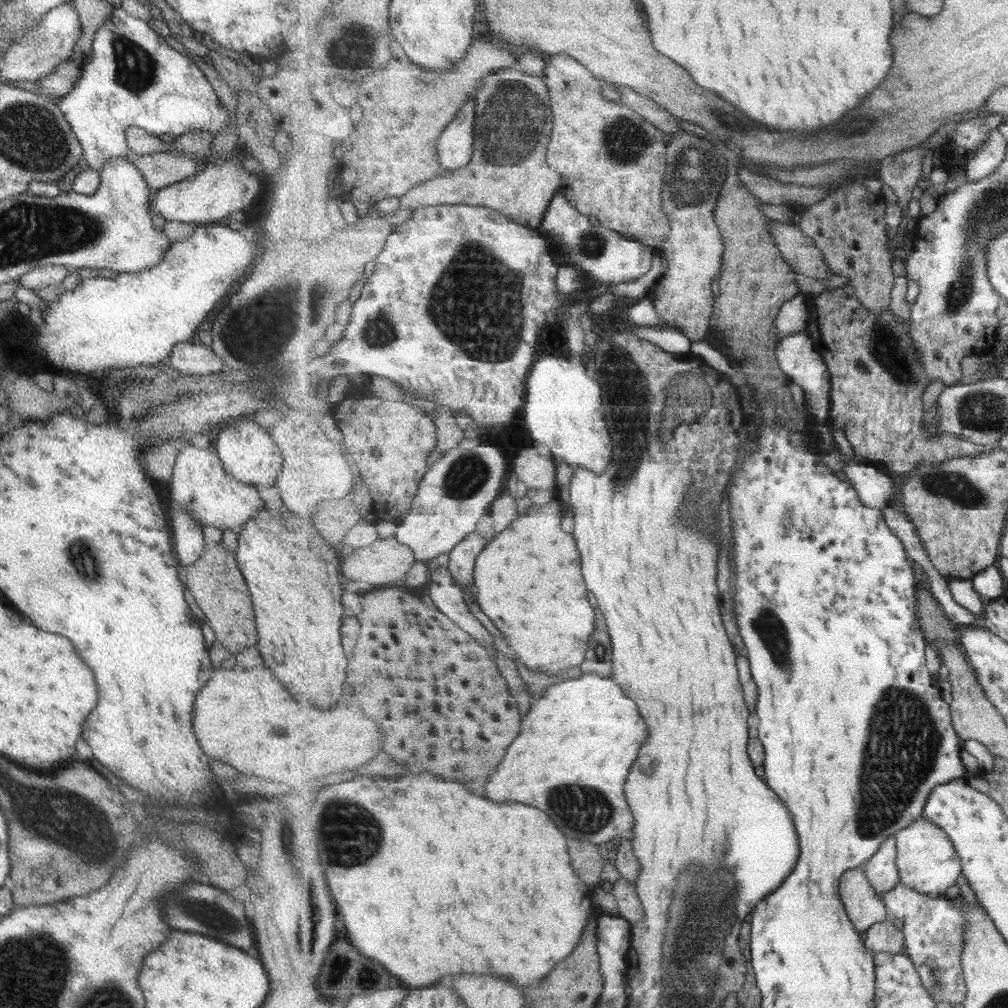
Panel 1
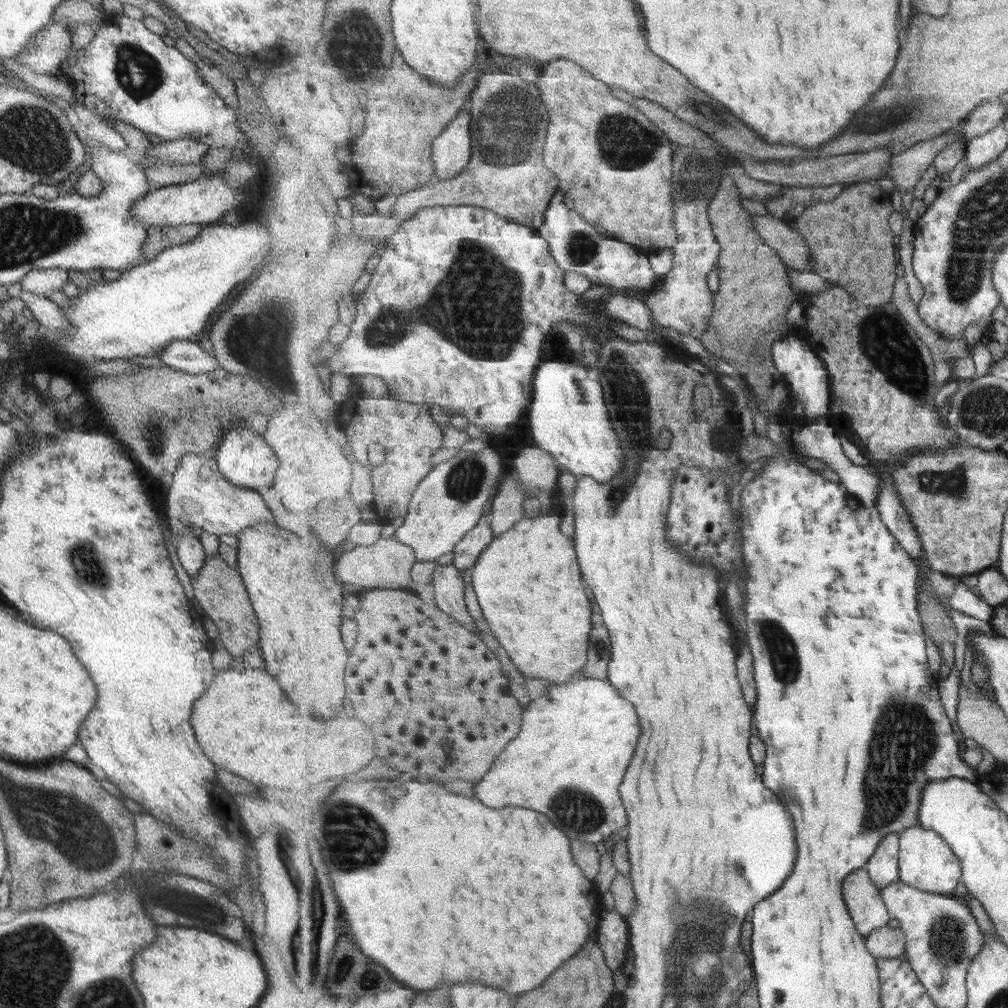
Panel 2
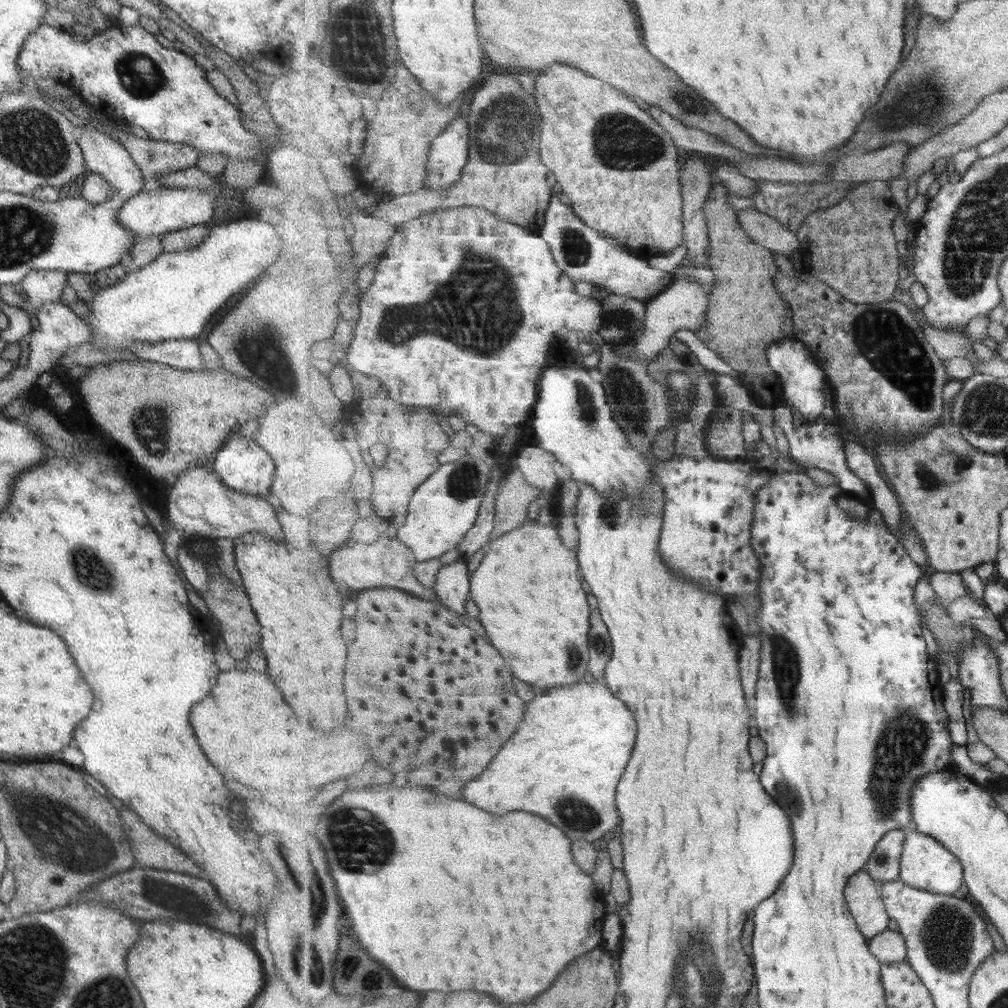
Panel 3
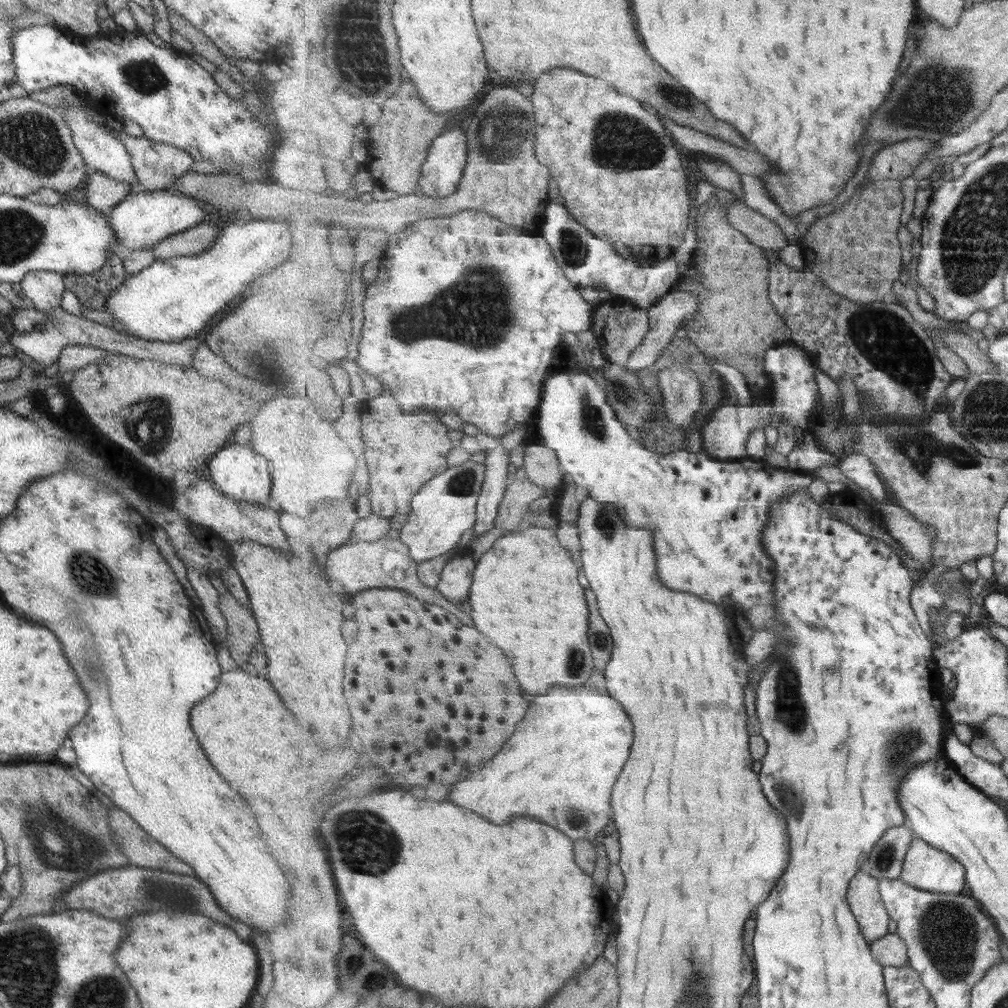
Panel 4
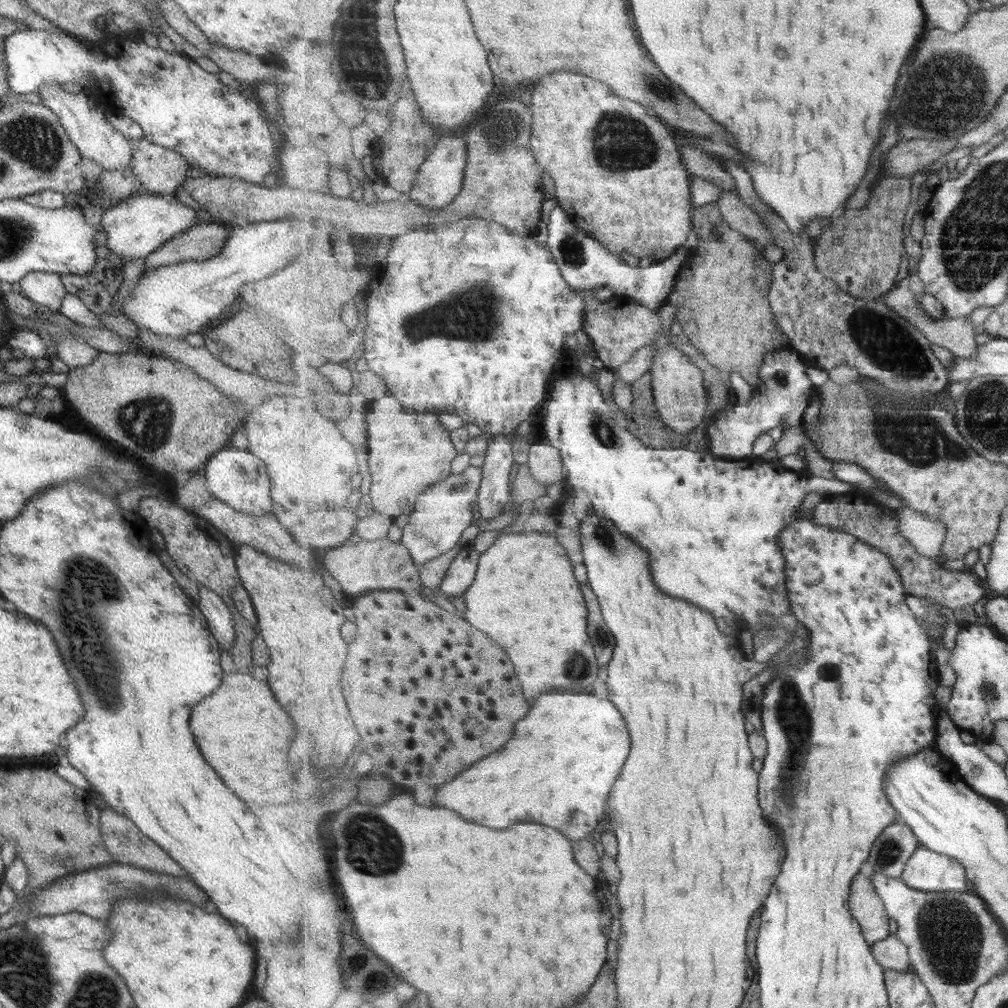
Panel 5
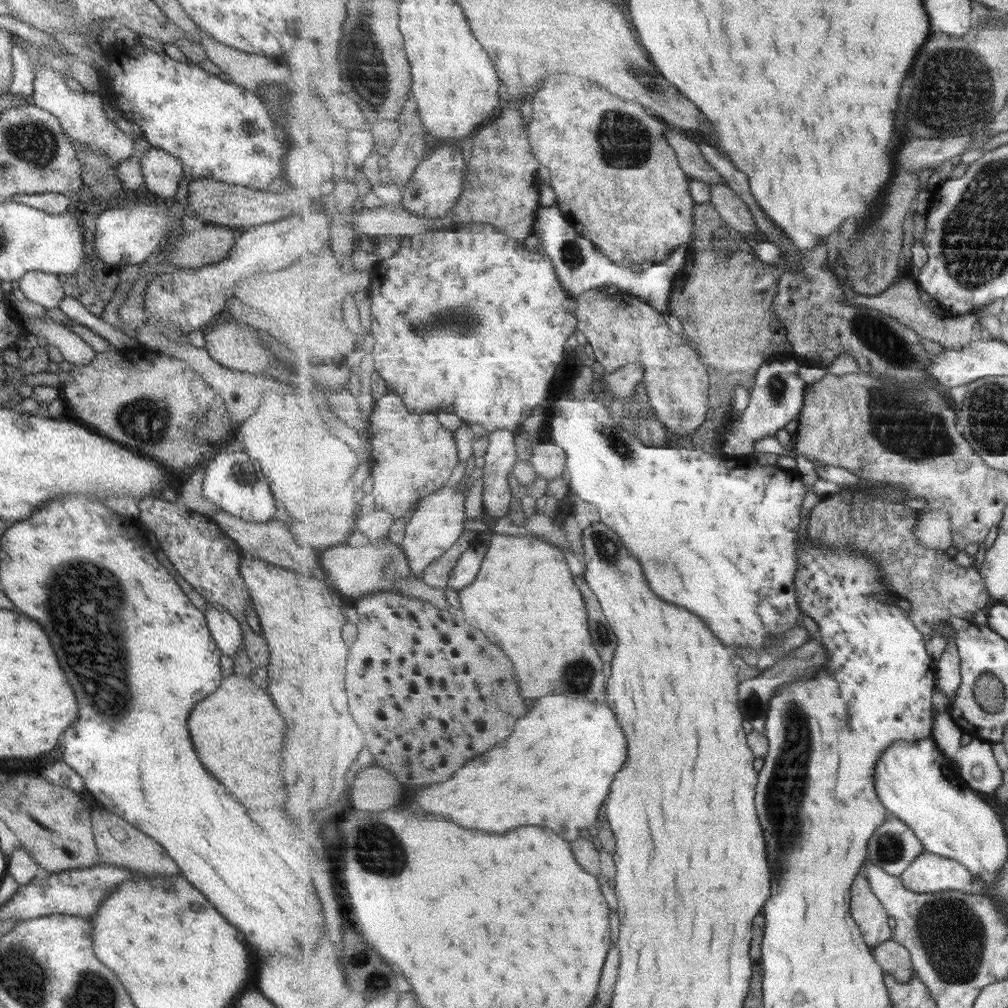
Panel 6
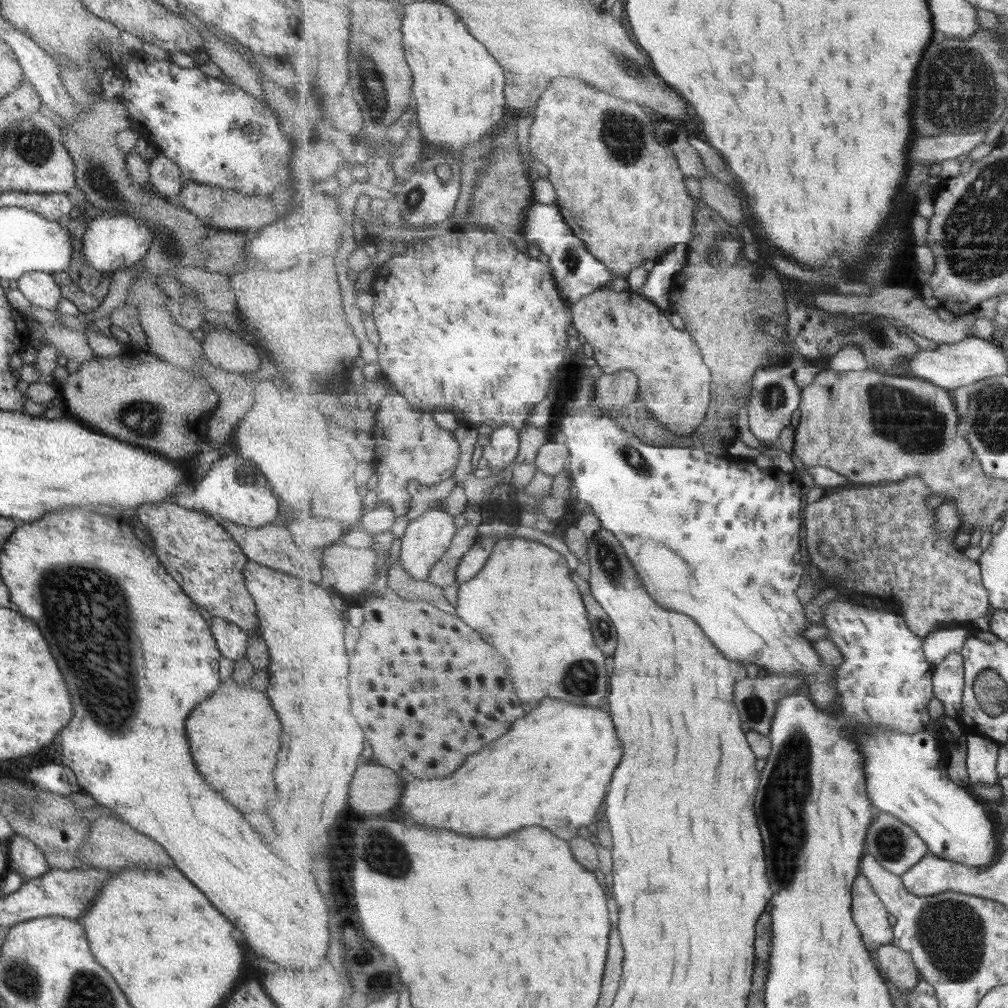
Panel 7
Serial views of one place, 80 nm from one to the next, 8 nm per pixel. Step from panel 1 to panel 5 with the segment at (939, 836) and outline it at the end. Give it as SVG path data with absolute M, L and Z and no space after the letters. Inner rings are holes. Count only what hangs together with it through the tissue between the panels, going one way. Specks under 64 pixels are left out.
M922 844L910 858L901 879L911 888L925 892L969 890L967 870L957 859L934 852Z

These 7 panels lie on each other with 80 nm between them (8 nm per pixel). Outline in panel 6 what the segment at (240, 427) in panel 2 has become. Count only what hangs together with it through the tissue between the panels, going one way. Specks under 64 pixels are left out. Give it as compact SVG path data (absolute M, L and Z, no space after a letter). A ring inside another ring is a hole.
M216 451L215 455L207 460L201 483L201 496L216 509L245 522L272 520L276 518L276 507L279 506L272 497L267 480L259 472L259 463L243 454L243 451L239 454Z

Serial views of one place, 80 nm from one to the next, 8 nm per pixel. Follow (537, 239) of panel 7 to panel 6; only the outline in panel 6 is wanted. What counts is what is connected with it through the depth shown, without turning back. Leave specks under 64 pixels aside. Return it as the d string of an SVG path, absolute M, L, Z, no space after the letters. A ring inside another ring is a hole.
M557 204L548 207L541 205L538 208L533 235L543 240L545 255L551 257L563 289L573 297L577 298L594 289L602 290L614 286L618 288L618 292L628 294L630 298L638 297L663 314L669 313L675 278L686 266L690 255L690 244L683 244L667 257L667 260L655 262L651 268L635 273L629 268L615 264L605 253L599 251L599 247L595 247L591 240L580 236L576 226L563 215Z

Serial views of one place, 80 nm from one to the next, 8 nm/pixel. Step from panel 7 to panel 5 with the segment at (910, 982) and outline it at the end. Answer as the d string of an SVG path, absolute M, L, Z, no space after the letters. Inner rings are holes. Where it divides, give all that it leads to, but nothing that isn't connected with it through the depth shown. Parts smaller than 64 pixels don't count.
M895 934L872 945L872 951L884 969L895 969L903 973L911 969L910 951Z

